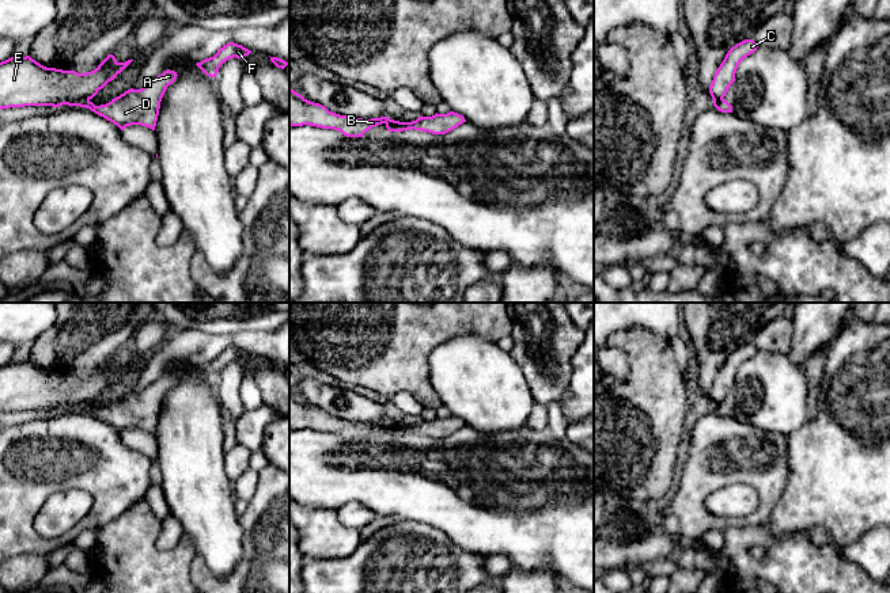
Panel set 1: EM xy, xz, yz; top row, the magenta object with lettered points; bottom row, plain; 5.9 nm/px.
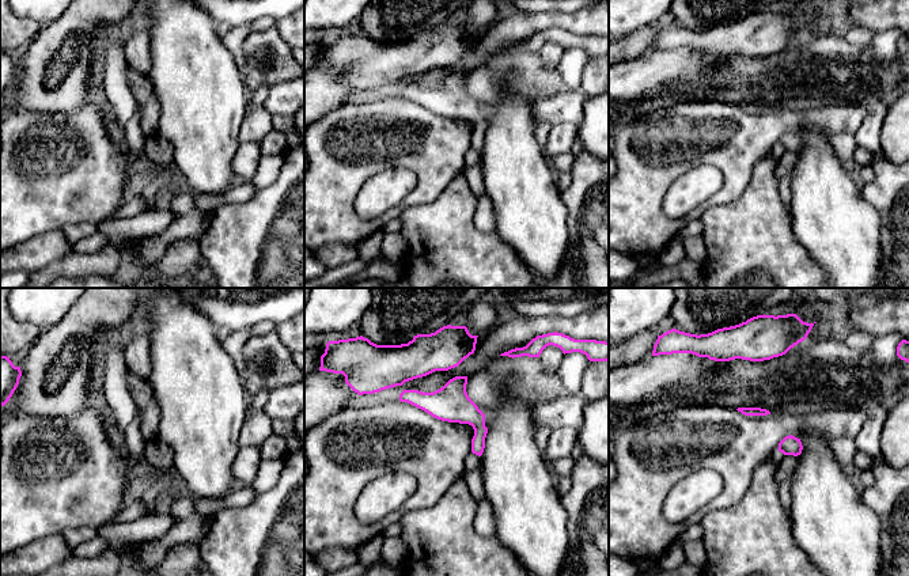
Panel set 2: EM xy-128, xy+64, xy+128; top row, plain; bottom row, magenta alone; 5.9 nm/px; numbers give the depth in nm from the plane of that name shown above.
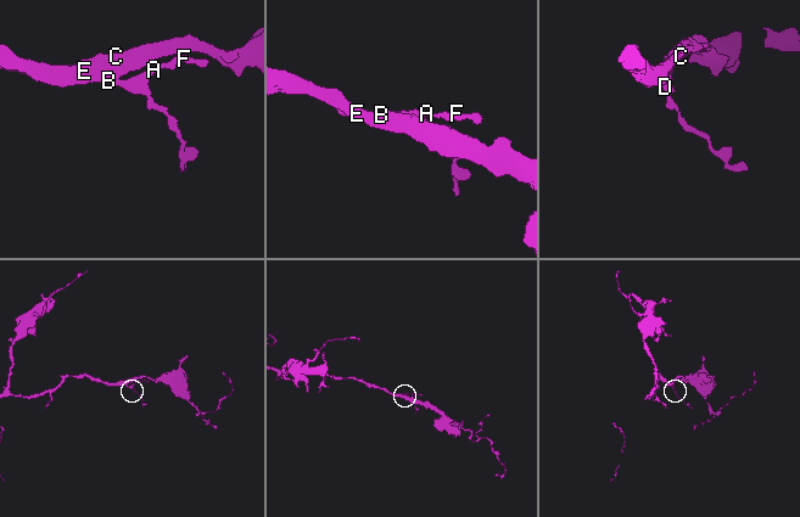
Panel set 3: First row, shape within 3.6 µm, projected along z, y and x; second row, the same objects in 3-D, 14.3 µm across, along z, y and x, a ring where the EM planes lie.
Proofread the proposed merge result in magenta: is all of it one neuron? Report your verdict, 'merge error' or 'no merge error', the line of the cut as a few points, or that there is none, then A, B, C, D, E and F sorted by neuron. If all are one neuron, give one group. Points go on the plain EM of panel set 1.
merge error; cut xy (88, 403), (74, 409); groups A D F / B C E

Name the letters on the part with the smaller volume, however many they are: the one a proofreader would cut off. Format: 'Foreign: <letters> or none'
Foreign: A, D, F

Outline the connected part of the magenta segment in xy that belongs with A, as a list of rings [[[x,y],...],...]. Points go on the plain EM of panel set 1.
[[[167,373],[145,387],[143,392],[130,392],[106,408],[95,410],[87,404],[75,410],[90,413],[121,434],[130,429],[141,429],[155,434],[162,402],[177,380],[177,376]]]

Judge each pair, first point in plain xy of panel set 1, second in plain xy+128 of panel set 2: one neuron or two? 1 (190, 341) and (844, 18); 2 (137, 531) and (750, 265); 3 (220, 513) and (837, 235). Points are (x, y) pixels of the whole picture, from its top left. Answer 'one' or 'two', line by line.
1: one
2: one
3: one

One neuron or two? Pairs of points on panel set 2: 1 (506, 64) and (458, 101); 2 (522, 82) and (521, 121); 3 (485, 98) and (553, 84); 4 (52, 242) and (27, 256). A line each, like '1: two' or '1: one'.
1: two
2: two
3: one
4: one

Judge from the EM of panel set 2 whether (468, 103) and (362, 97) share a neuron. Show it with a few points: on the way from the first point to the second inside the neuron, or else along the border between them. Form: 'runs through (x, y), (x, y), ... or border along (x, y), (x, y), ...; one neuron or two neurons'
runs through (442, 99), (409, 91), (387, 91); one neuron

